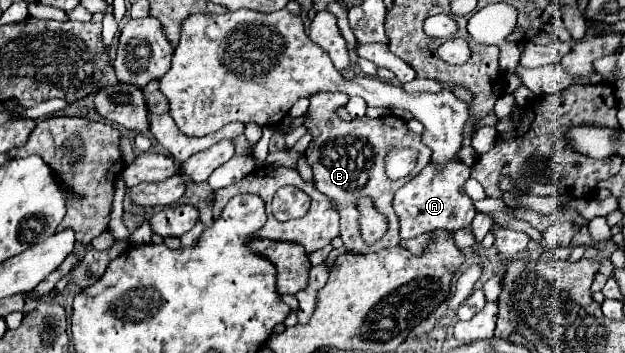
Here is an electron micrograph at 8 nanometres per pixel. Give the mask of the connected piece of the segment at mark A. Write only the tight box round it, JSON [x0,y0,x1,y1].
[394,155,476,239]

